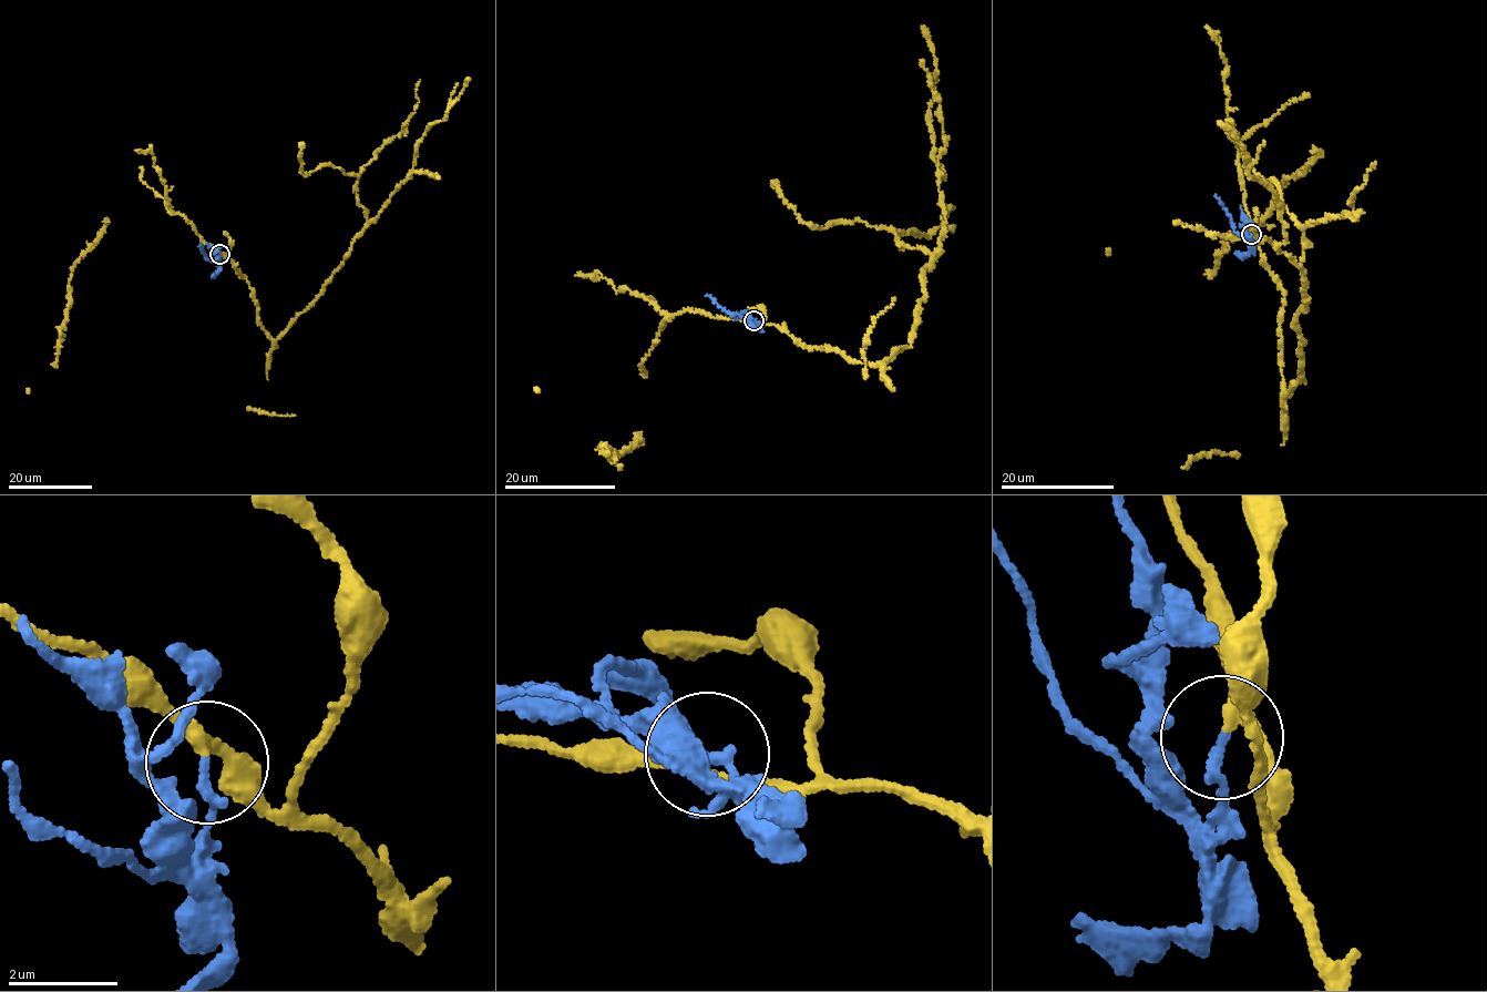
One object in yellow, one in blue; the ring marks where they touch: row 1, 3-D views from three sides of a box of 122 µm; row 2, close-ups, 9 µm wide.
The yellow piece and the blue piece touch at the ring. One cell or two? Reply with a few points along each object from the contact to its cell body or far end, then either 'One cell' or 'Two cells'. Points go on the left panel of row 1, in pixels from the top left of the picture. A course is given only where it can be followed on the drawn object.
Course of yellow: (219, 253), (248, 284), (258, 324), (278, 339), (408, 176), (417, 141), (444, 119), (467, 78). Course of blue: (219, 253), (218, 261), (211, 261), (200, 245). Two cells

